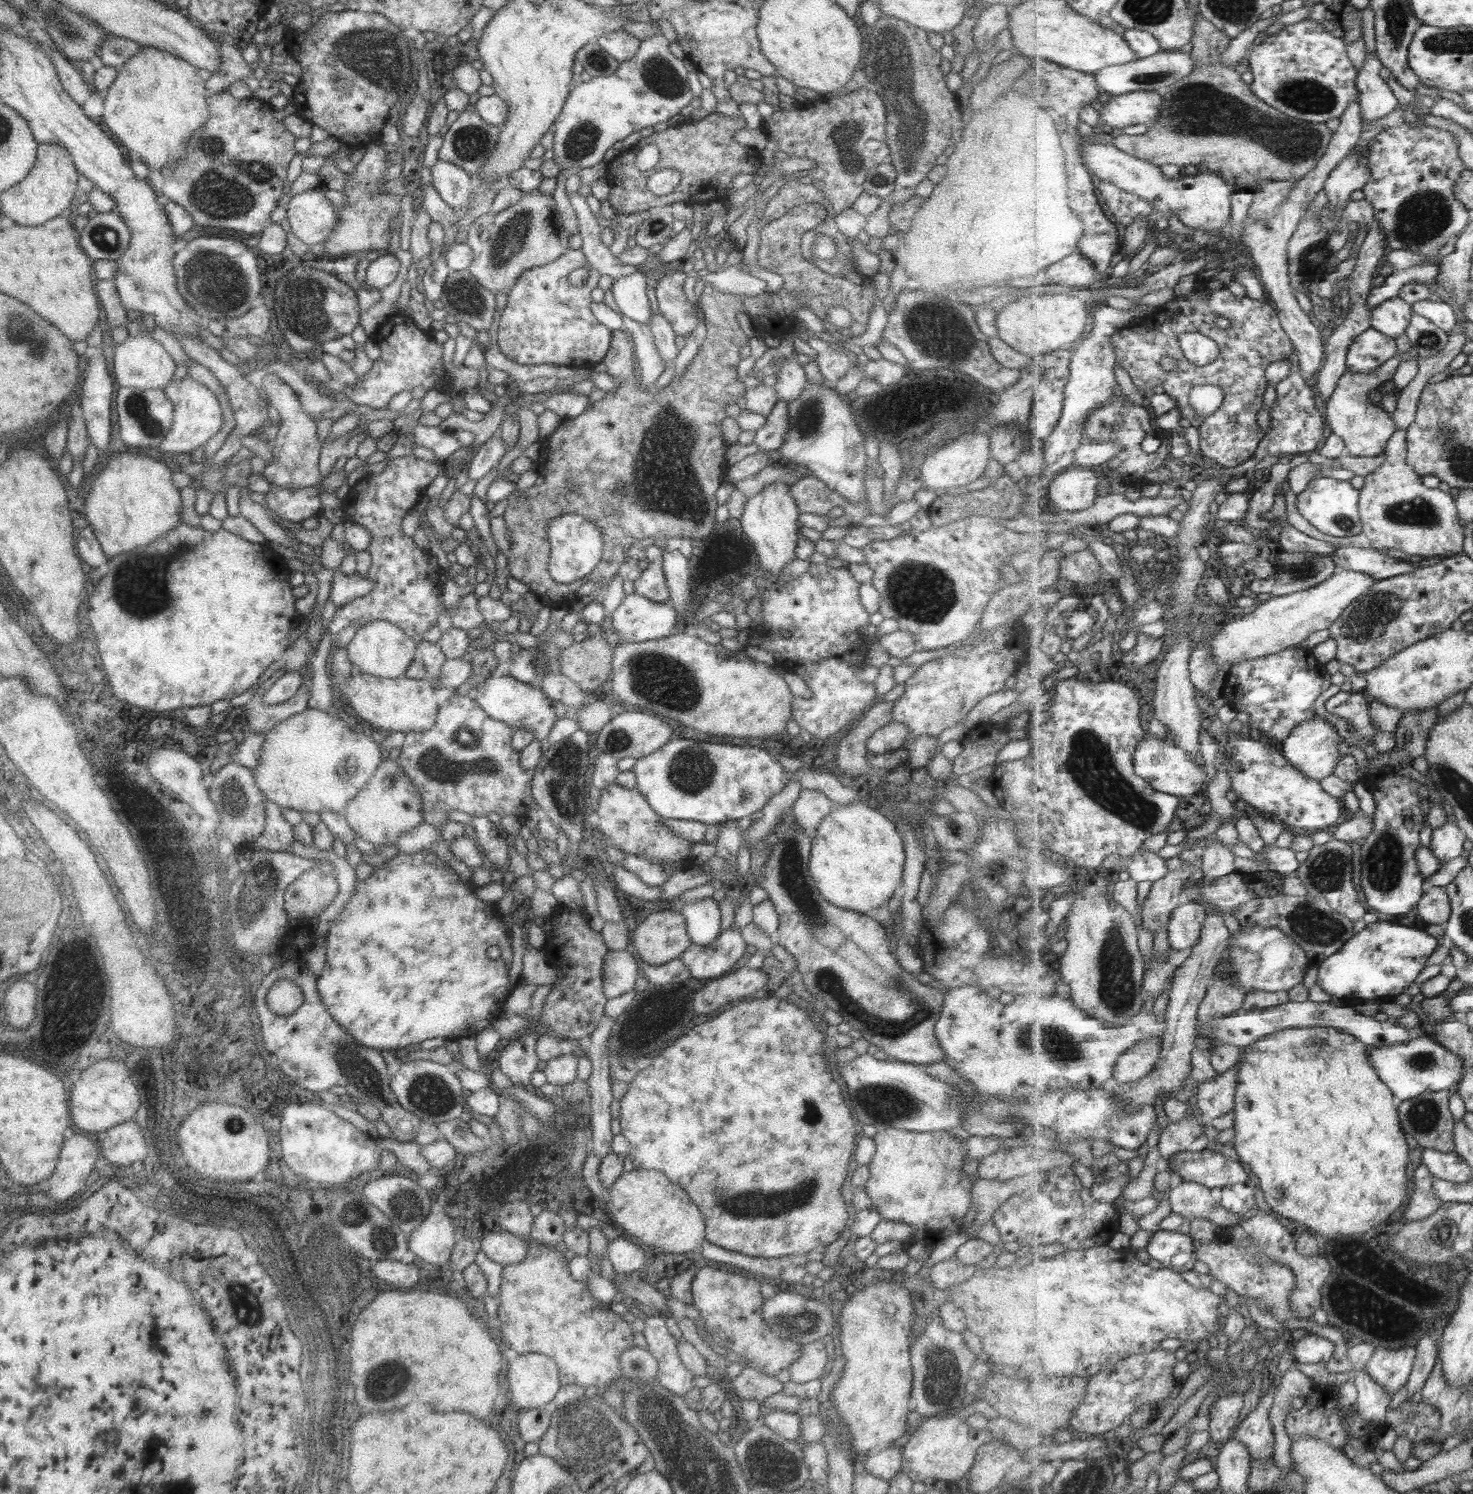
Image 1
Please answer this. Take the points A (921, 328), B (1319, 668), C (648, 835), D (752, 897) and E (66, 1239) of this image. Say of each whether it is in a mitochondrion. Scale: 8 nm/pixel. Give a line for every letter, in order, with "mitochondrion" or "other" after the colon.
A: mitochondrion
B: other
C: other
D: other
E: other

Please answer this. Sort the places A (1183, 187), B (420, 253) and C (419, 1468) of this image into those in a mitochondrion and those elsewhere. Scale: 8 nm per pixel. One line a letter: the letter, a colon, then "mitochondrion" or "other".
A: other
B: other
C: other

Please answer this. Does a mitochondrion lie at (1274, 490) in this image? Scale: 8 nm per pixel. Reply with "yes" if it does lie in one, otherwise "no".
no

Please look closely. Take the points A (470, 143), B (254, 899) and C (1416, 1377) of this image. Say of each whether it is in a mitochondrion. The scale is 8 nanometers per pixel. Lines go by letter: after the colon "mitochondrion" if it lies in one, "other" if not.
A: mitochondrion
B: mitochondrion
C: other

